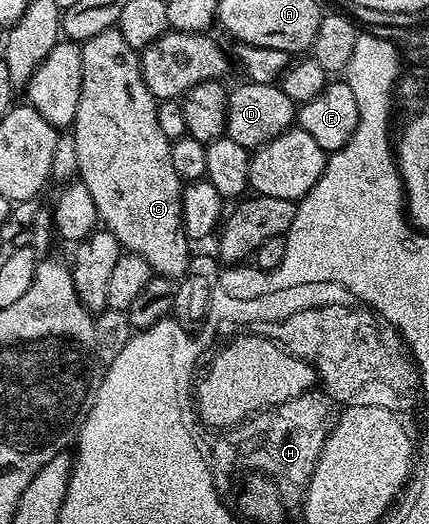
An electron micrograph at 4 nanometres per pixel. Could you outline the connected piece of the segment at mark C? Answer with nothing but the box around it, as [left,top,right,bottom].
[73,28,193,277]

